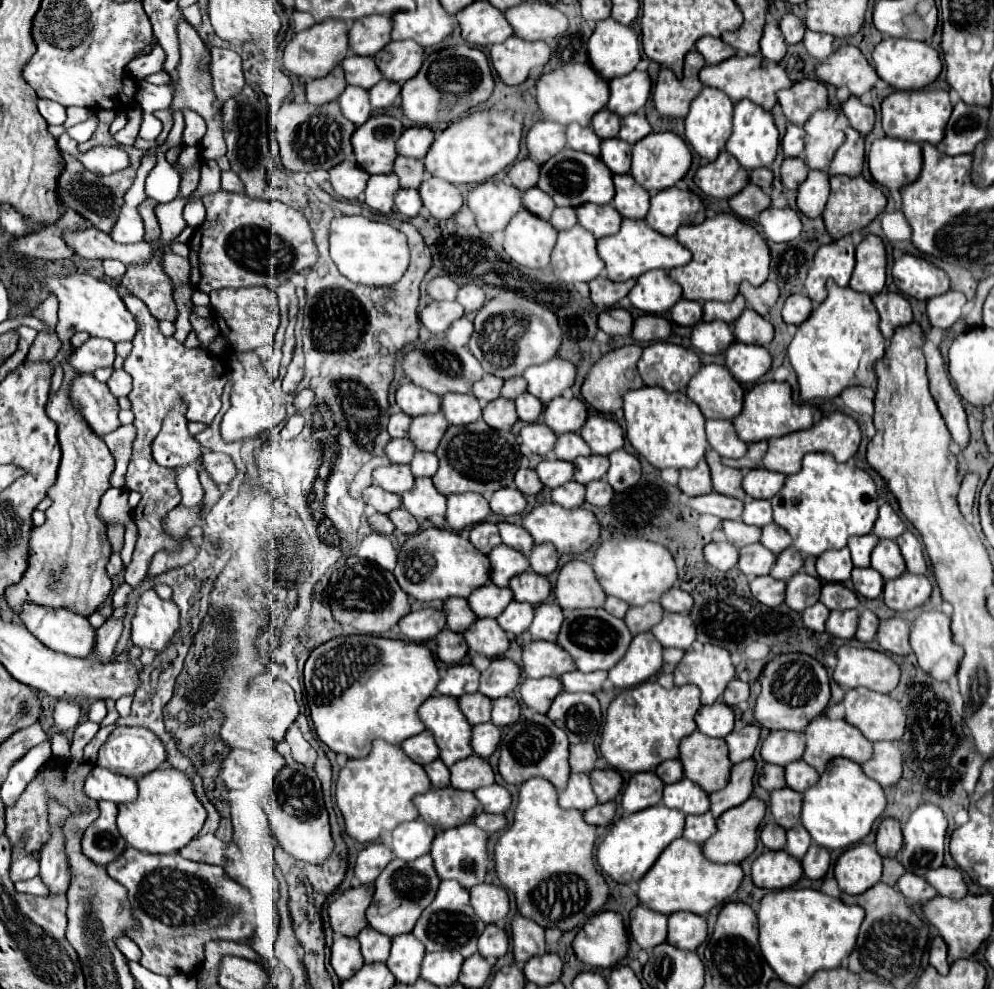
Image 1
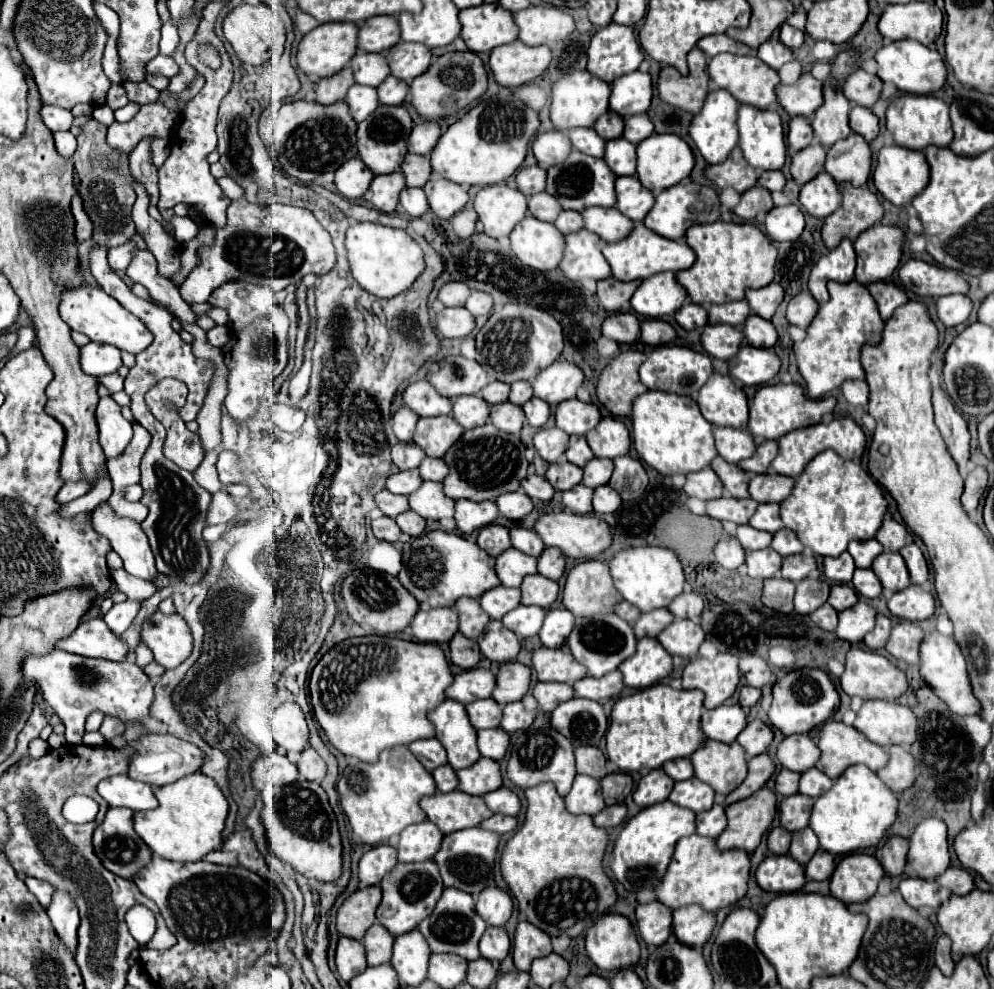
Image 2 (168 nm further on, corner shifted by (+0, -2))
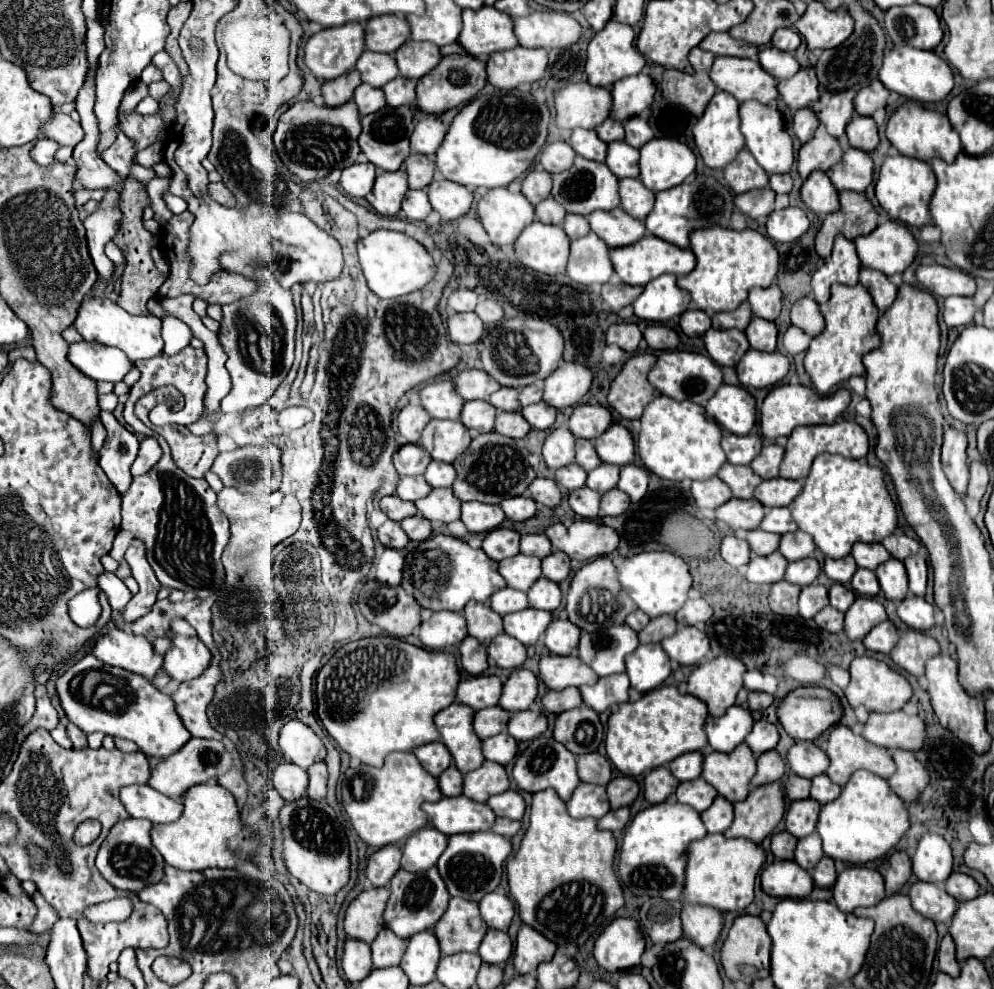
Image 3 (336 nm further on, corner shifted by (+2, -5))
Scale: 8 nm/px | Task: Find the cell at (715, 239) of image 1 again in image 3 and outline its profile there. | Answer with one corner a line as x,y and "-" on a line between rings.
709,228
691,234
691,250
697,256
697,266
693,272
677,278
677,286
691,294
691,304
707,314
717,314
723,310
735,310
747,300
747,290
753,286
771,286
779,254
775,244
759,234
757,230
731,230
731,228

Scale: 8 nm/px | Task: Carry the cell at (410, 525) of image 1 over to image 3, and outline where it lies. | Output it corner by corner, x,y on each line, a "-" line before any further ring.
415,514
415,516
411,516
411,518
401,520
401,528
403,528
405,534
407,534
411,540
415,540
415,542
427,540
427,538
433,534
431,522
425,520
421,514

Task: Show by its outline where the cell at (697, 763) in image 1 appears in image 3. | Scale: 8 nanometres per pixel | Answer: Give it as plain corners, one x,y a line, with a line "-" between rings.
739,744
733,752
707,752
703,778
729,802
745,800
751,786
751,776
757,772
755,754
747,744

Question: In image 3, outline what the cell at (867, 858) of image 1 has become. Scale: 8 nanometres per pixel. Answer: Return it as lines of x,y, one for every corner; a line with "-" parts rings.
849,866
837,876
833,898
843,912
853,912
859,906
879,904
885,898
883,878
877,870
865,866

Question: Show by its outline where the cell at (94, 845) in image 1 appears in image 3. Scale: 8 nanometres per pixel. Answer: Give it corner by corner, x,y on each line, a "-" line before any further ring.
127,818
121,824
115,824
109,832
109,836
103,840
99,852
97,852
97,868
101,876
113,884
117,890
127,890
127,892
139,892
141,888
153,886
163,880
163,868
165,862
151,844
151,822
149,820
137,820
137,818

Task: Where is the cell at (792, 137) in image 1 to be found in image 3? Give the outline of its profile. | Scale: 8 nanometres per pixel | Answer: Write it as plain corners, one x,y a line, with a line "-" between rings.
801,108
801,110
795,112
793,128
795,128
795,134
799,136
799,140
803,144
813,138
817,126
819,126
819,120
817,120
817,116
813,116
813,110
811,108

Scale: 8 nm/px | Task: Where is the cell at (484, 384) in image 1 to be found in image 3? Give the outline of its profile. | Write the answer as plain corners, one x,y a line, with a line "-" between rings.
501,388
499,392
495,392
489,402
497,408
497,410
507,410
507,412
515,412
521,410
519,404
519,390
517,388

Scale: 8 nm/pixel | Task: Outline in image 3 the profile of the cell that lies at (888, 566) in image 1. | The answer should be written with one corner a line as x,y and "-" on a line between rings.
889,558
887,562
883,562
875,570
875,574
879,578
879,586
881,586
881,590
883,590
883,594
885,594
887,600
901,602
909,594
907,572
905,572
905,566
903,566
901,560

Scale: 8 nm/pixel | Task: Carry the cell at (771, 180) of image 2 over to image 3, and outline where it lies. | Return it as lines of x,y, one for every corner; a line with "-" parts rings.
773,174
769,178
769,186
777,192
777,194
789,194
793,188
793,180
789,174

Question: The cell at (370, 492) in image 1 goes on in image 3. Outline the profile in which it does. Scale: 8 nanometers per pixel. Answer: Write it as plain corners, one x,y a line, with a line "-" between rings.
397,496
381,498
381,510
395,522
399,522
401,518
409,518
409,516
417,514
417,508
415,508
413,502
403,502

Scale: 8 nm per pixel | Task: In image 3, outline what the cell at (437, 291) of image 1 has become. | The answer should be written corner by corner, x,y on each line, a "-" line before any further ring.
457,290
449,296
449,308
455,312
471,312
477,306
477,294
471,290

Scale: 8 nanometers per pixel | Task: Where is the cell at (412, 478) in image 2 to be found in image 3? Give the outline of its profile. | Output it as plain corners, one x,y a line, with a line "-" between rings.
403,476
397,484
397,496
401,500
409,500
409,502
415,502
419,500
421,496
427,496
433,488
427,484
427,480
423,476

